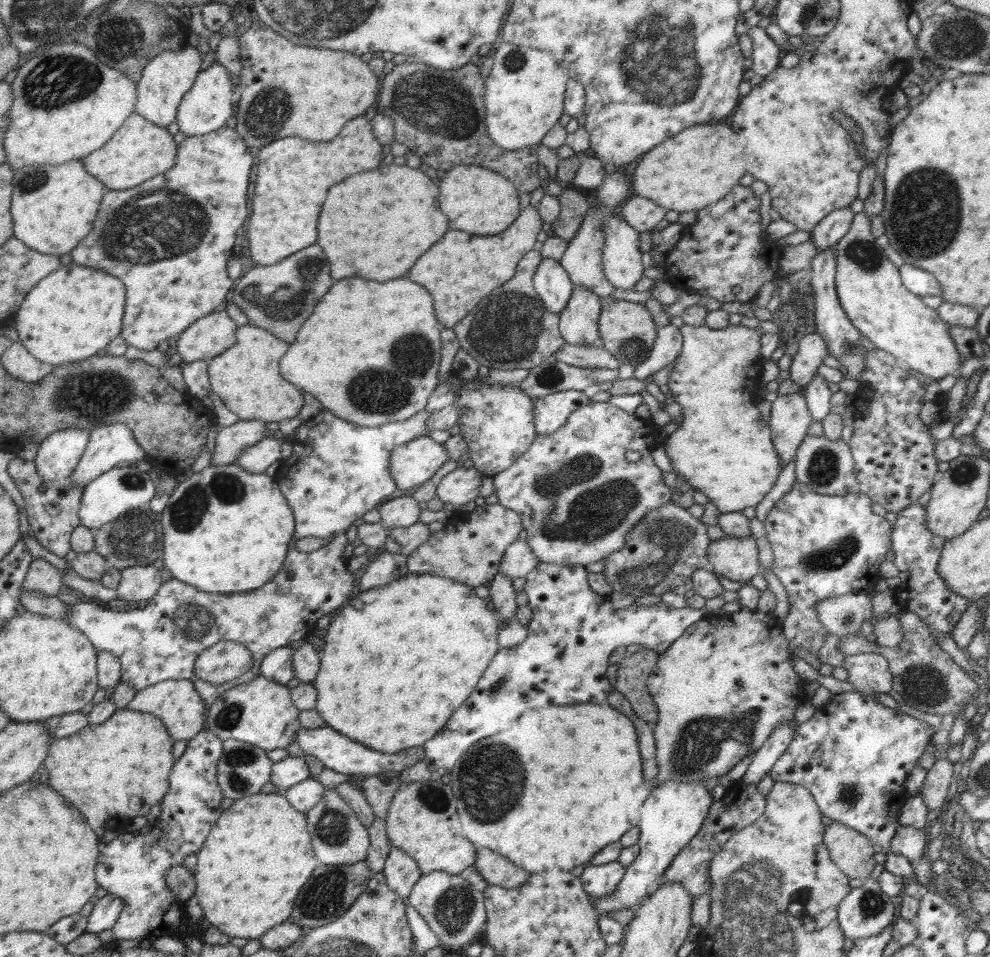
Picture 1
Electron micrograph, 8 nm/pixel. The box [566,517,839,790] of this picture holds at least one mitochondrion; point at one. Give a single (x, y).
(699, 741)

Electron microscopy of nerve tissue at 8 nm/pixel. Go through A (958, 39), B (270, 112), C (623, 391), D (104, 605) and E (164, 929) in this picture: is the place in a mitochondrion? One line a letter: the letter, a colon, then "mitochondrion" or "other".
A: mitochondrion
B: mitochondrion
C: other
D: other
E: other

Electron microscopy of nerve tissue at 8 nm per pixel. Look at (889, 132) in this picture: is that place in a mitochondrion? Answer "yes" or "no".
no

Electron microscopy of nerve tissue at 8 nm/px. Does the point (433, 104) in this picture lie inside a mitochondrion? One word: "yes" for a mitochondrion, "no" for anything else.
yes

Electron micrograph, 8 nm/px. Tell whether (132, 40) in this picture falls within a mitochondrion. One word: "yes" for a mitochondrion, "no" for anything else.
yes

